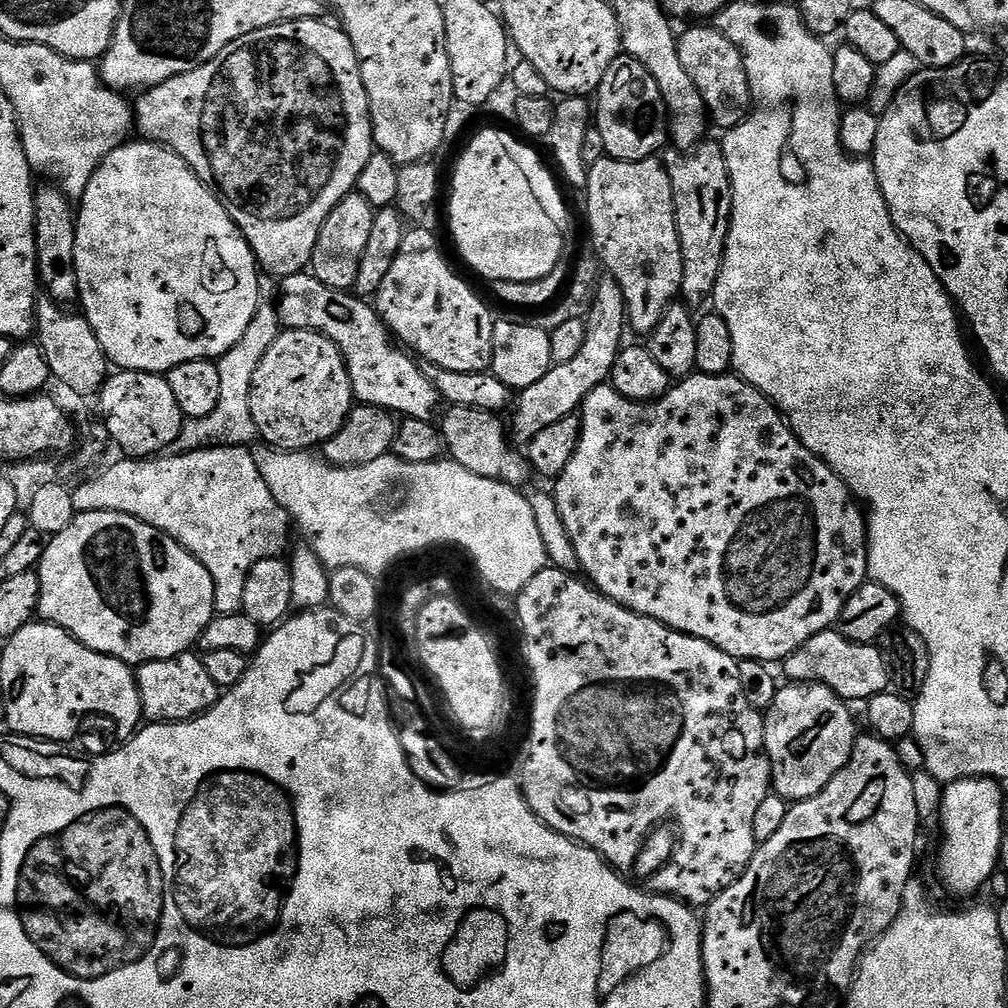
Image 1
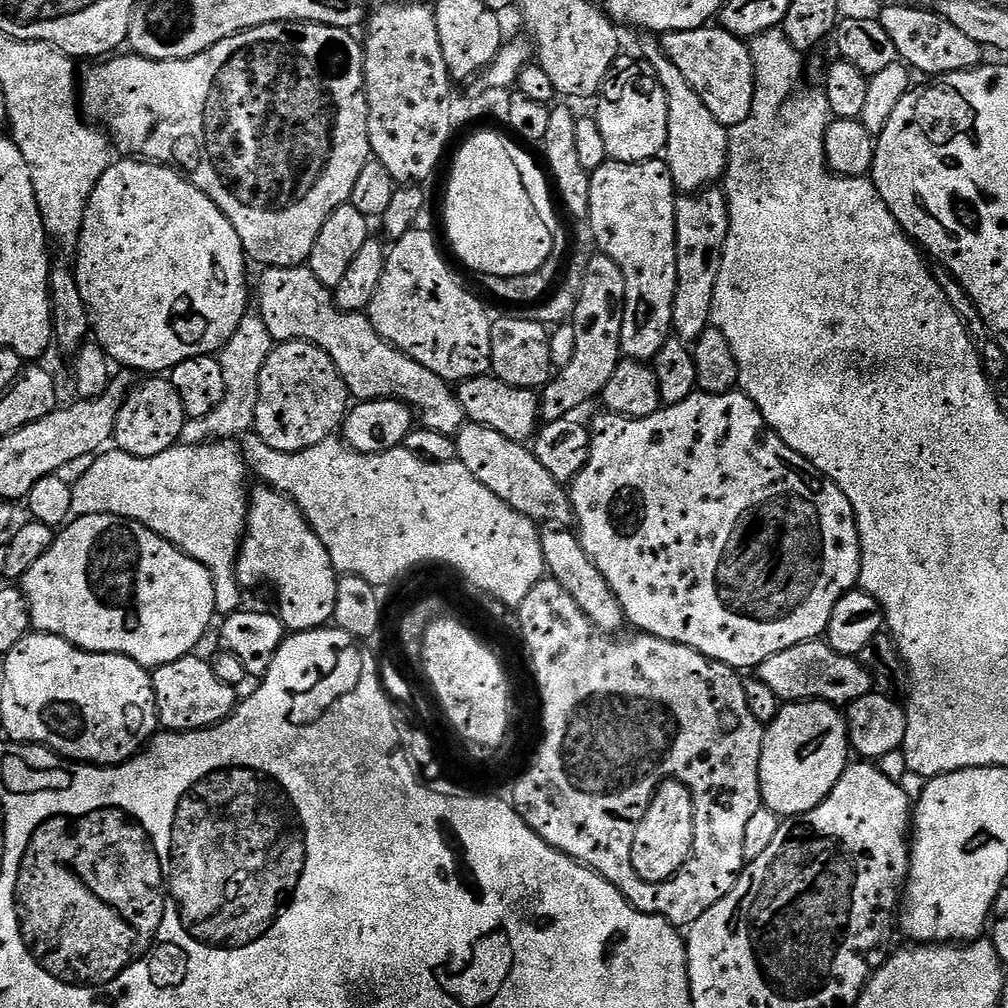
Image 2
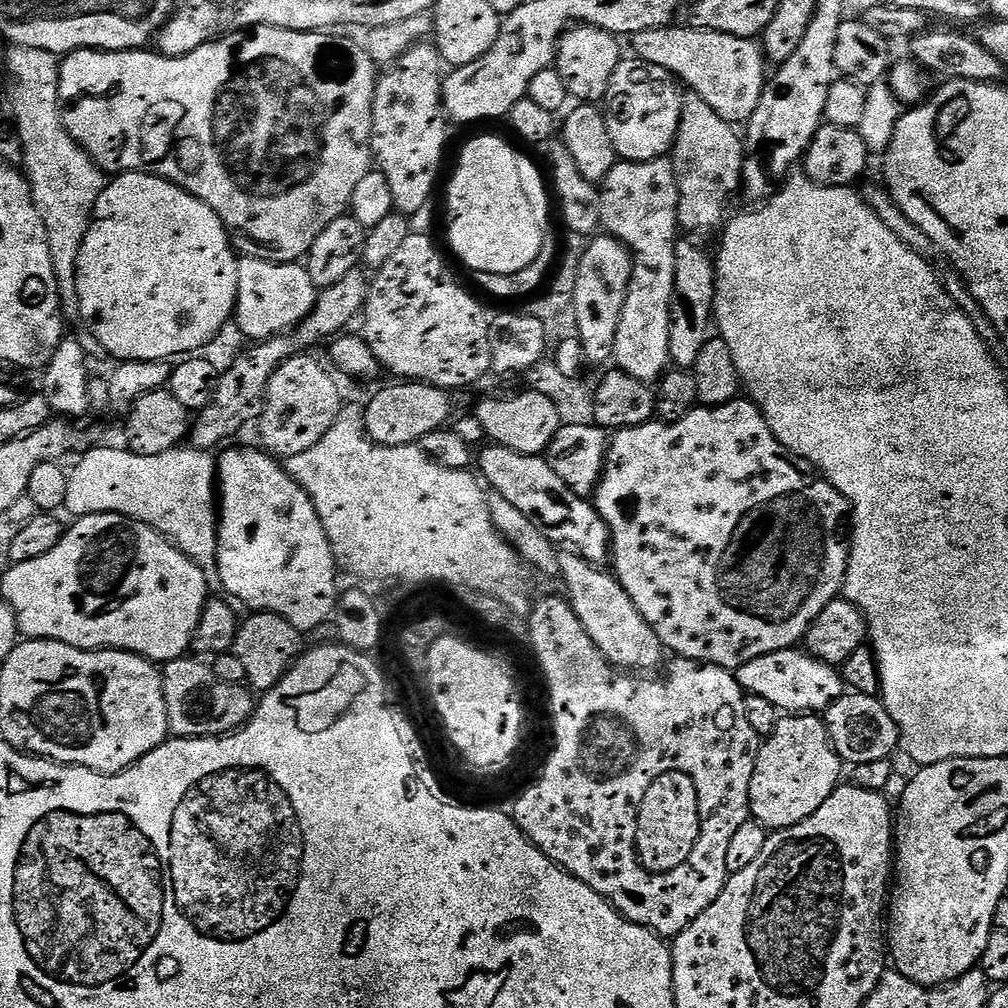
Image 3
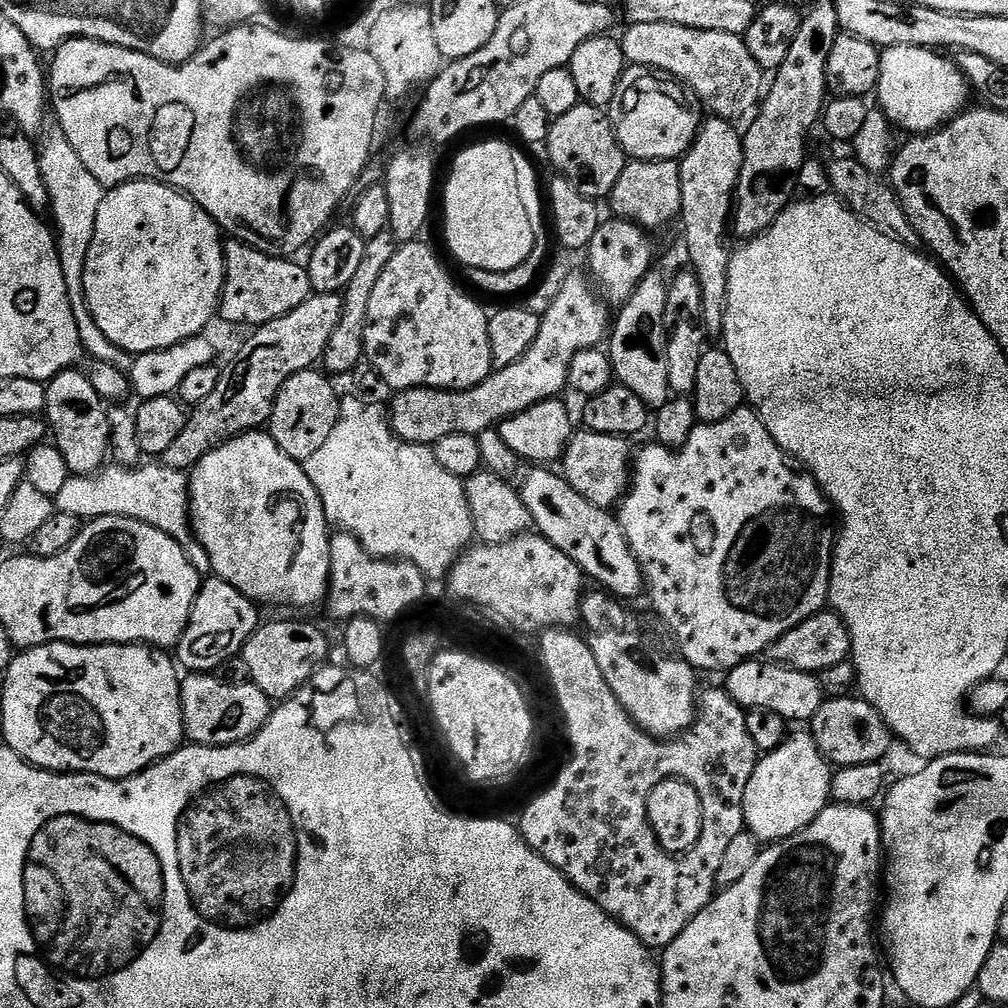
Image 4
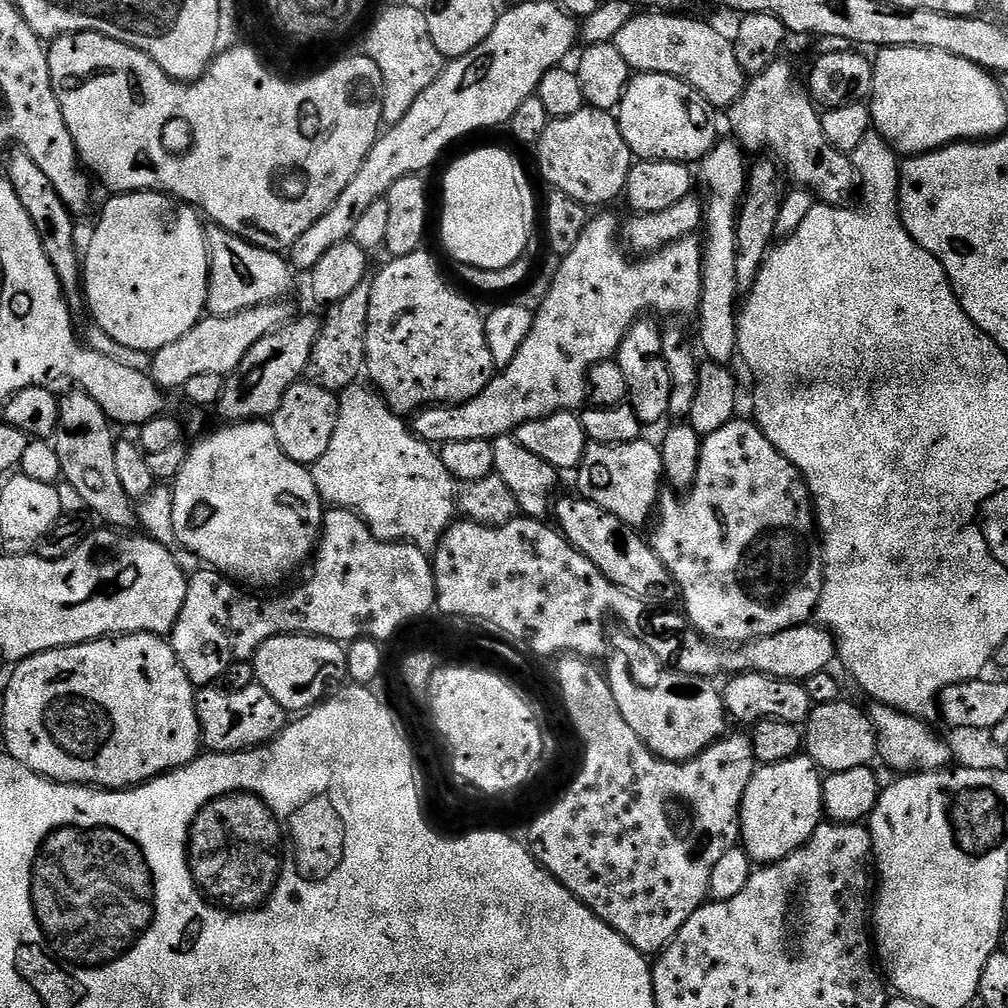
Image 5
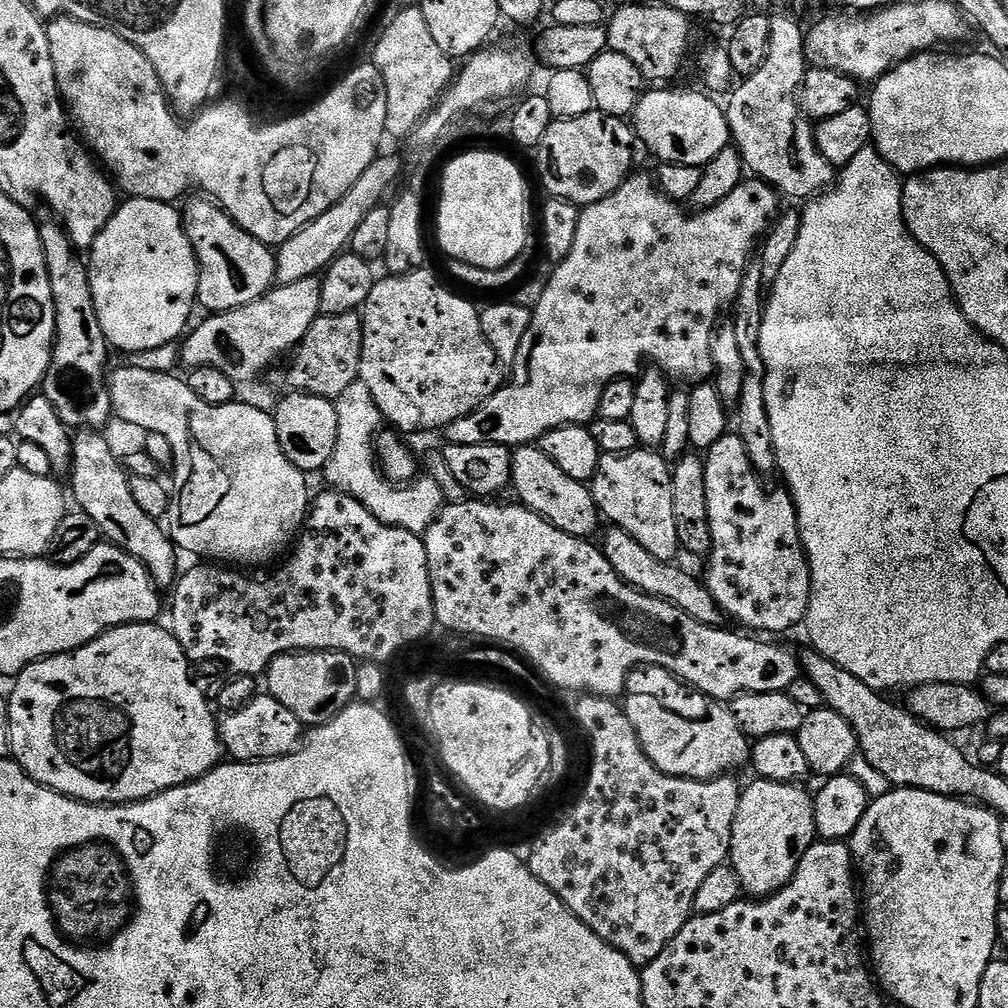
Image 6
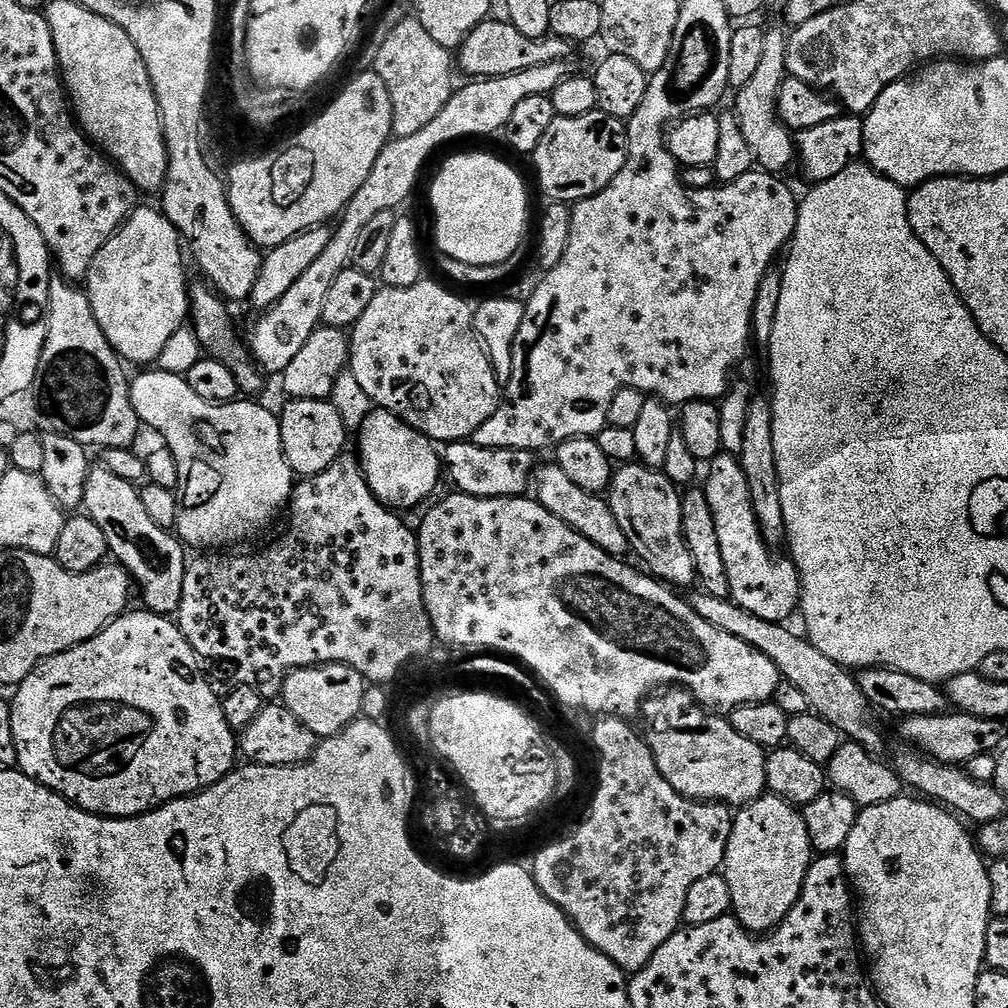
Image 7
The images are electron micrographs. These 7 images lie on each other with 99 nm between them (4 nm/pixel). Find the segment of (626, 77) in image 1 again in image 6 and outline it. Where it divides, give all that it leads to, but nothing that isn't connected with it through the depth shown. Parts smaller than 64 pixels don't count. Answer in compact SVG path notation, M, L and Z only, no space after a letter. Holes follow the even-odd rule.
M672 86L653 87L656 88L653 92L652 89L645 91L640 97L630 117L634 135L657 156L657 161L701 169L730 146L732 132L728 128L727 111L721 105L719 108L707 91L668 87Z

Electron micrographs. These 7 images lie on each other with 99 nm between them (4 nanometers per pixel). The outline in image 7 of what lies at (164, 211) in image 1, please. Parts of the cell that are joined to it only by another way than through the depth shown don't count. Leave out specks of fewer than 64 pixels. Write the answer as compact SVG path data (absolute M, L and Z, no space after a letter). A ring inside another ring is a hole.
M137 207L119 232L108 239L102 250L98 250L86 277L90 306L94 310L94 318L98 318L98 326L102 326L102 334L106 334L112 349L129 365L148 366L151 360L152 363L159 361L174 330L185 327L190 316L190 279L184 273L184 260L186 252L180 231L164 217L159 207Z

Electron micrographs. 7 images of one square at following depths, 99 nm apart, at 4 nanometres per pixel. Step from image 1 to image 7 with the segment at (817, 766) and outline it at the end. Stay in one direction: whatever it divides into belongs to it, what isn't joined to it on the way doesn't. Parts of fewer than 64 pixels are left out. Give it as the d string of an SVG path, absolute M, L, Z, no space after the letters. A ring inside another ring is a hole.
M771 794L743 805L735 813L722 865L722 875L726 878L726 886L730 886L732 912L737 922L754 934L777 927L800 901L813 859L804 813L797 805Z

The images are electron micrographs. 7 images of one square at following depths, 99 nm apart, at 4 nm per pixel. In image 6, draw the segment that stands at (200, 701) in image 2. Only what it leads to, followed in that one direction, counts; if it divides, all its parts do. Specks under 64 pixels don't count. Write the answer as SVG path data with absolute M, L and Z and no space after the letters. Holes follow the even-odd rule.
M257 694L246 706L225 711L219 717L220 743L223 751L228 752L233 761L273 760L295 751L302 740L302 725L291 710L286 710L282 702L278 702L267 694Z

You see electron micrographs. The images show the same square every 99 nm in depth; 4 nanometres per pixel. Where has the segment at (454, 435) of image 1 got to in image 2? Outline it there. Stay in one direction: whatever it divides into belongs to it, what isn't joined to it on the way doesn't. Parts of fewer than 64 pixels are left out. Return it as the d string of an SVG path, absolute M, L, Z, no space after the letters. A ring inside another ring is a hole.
M467 423L454 438L456 459L482 486L486 486L502 502L514 510L535 520L540 526L568 526L573 523L572 497L565 485L555 478L538 462L535 451L524 444L516 444L510 438L502 438L498 430L490 430L481 424Z

